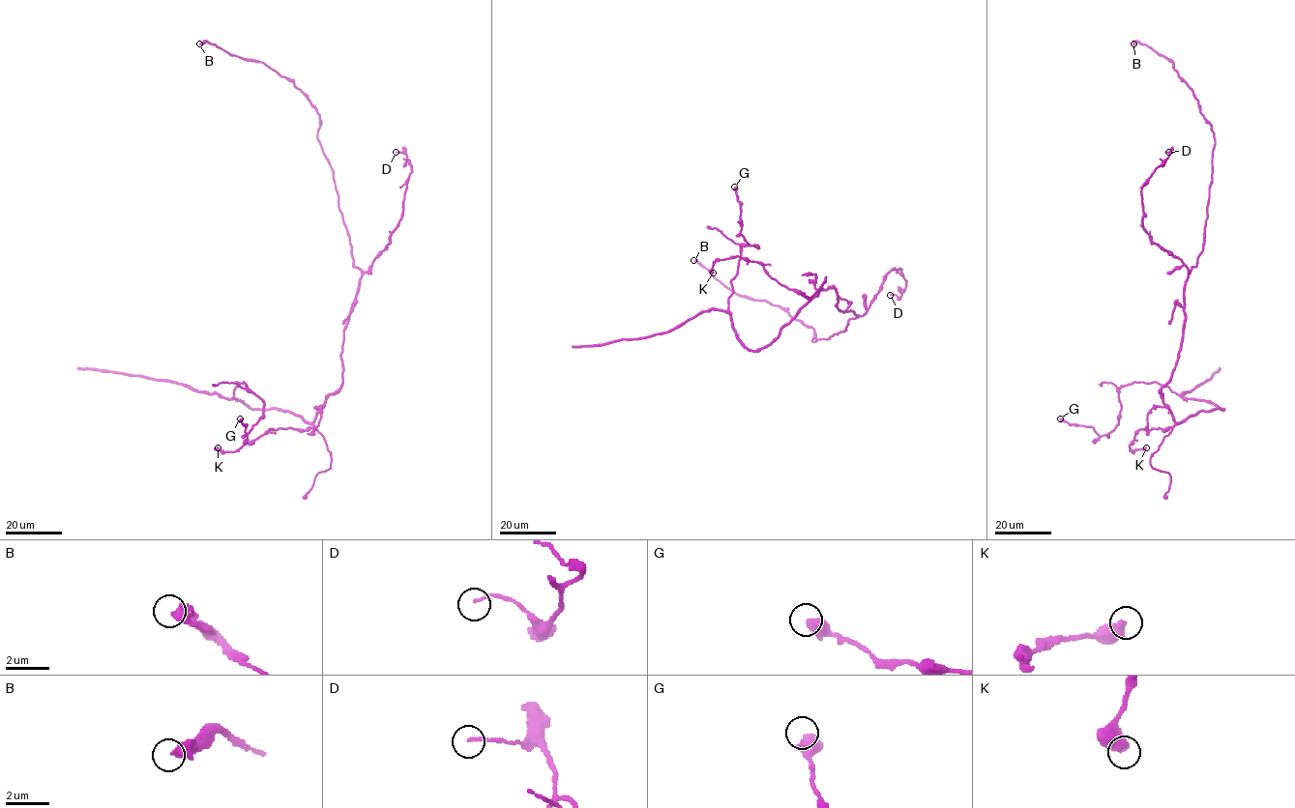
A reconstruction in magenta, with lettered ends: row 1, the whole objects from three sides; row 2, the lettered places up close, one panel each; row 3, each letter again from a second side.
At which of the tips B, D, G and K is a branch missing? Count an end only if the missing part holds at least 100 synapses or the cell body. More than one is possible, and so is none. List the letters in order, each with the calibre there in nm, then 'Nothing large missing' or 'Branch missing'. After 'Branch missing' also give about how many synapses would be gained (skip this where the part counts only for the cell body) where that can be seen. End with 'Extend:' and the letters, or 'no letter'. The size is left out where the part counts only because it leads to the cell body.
B: Thickness 420 nm. Nothing large missing
D: Thickness 120 nm. Nothing large missing
G: Thickness 550 nm. Nothing large missing
K: Thickness 550 nm. Nothing large missing
Extend: no letter

